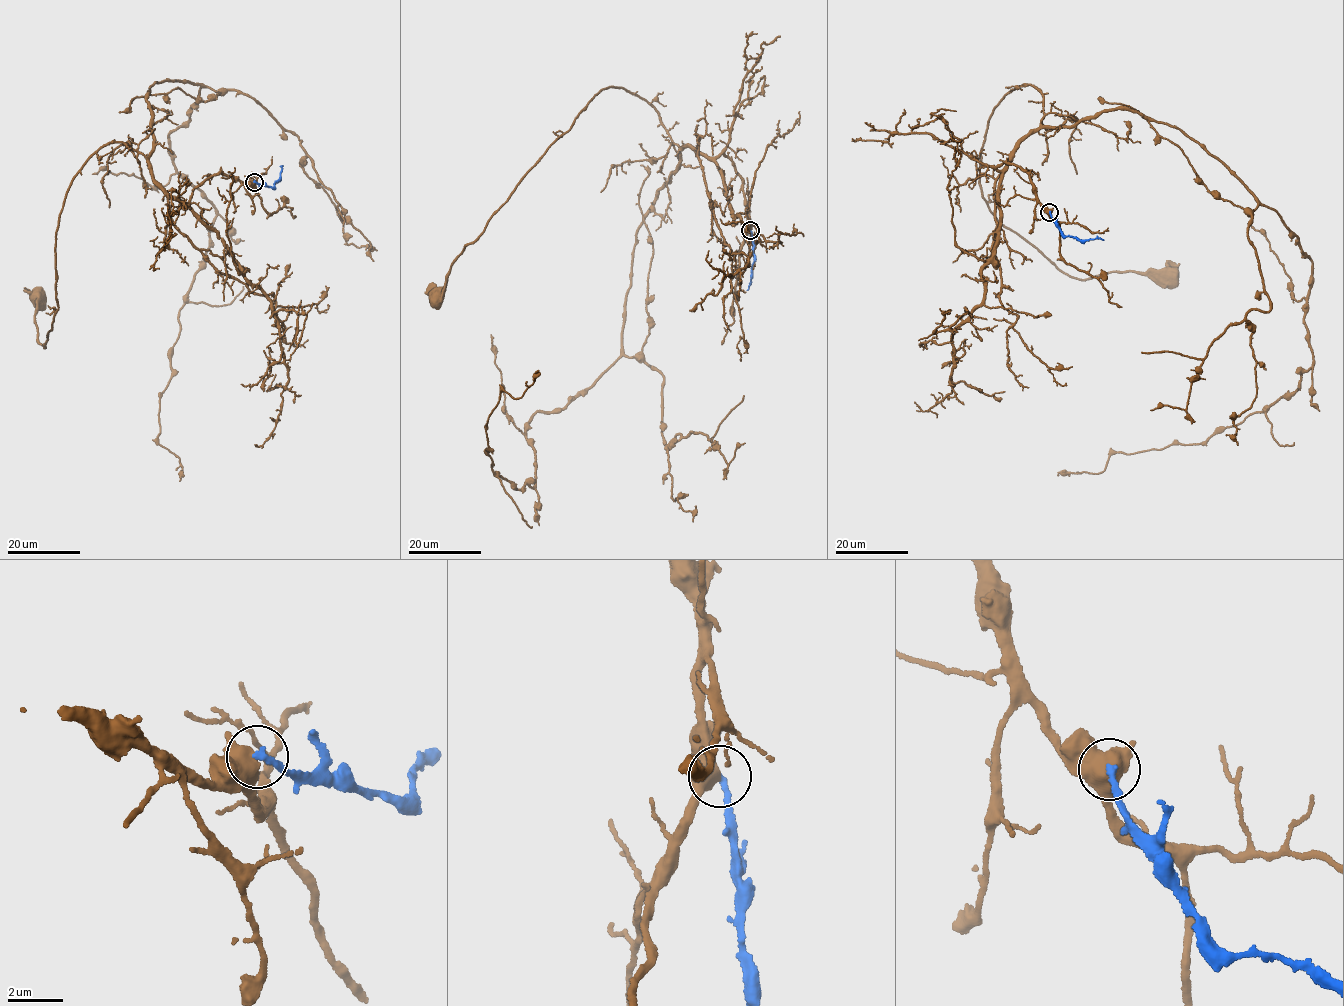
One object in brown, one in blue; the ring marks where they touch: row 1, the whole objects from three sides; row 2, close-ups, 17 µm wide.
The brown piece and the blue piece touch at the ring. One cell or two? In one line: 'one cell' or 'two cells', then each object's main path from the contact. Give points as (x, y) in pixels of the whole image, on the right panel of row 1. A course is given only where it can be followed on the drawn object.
two cells; brown runs (1050, 211), (997, 168), (1044, 113), (1025, 84), (980, 154), (998, 223), (1079, 279), (1170, 275); blue runs (1049, 211), (1065, 236), (1086, 241), (1104, 240)

